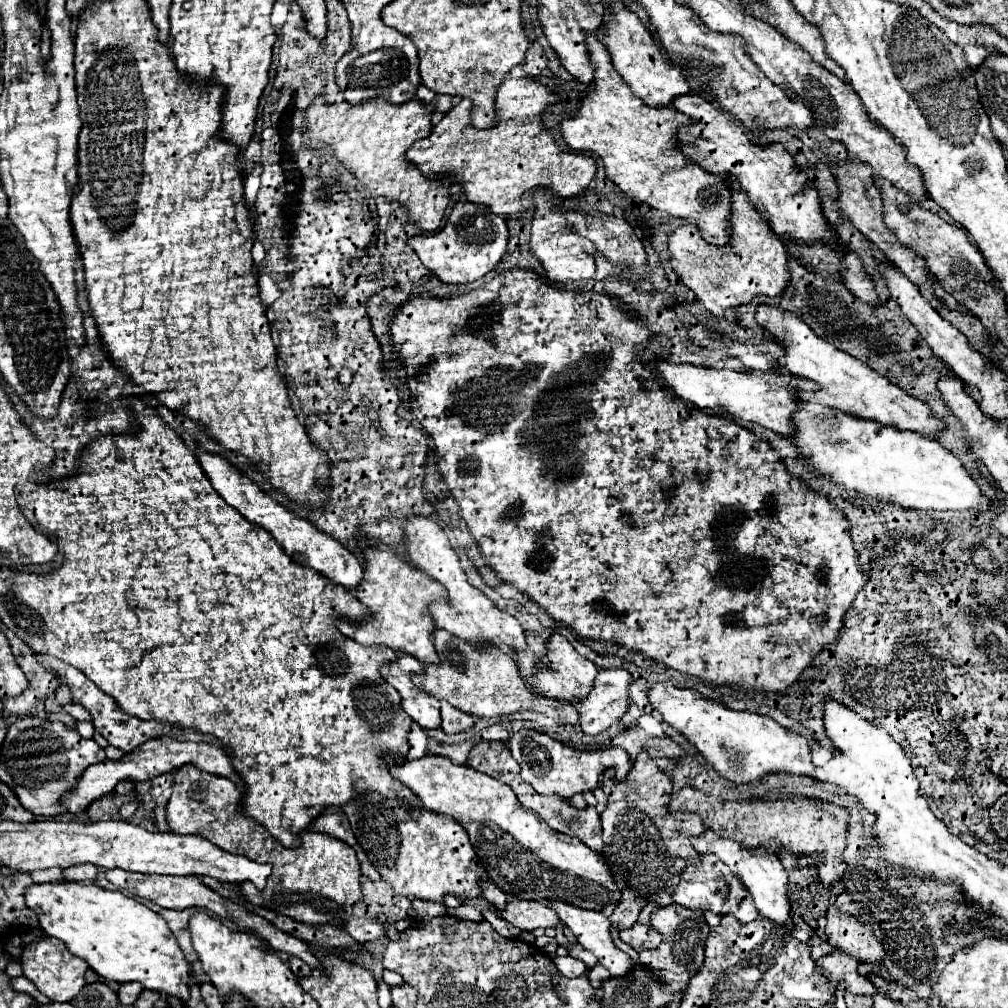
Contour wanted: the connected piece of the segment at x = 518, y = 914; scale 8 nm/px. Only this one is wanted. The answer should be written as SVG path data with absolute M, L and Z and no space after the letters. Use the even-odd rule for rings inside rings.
M512 899L500 913L502 919L512 923L514 927L522 931L532 931L538 927L556 927L558 915L548 905L542 905L538 901L524 901L524 899Z

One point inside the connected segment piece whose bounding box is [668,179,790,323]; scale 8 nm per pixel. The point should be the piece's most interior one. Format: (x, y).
(723, 279)

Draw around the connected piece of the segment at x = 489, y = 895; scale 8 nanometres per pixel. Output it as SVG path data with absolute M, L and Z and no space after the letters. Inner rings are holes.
M486 881L486 883L482 883L482 897L492 905L496 905L496 907L502 907L502 905L506 905L506 895L504 895L504 891L496 885L496 883L492 883L492 881Z

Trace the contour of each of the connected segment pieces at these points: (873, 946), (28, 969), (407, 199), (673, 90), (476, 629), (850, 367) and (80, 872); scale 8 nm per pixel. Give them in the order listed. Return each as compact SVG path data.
M834 905L828 907L826 919L828 919L826 935L836 949L846 951L858 961L880 963L884 959L884 945L876 939L870 925L862 923L854 915L842 913Z
M40 937L32 941L28 947L22 951L22 969L24 977L30 979L40 993L50 997L52 1001L72 1001L84 987L84 973L88 969L88 963L82 961L80 957L72 955L68 947L54 937Z
M418 99L410 103L394 105L386 101L366 101L358 105L338 103L328 105L322 115L308 111L308 131L304 141L314 149L328 145L336 157L358 177L370 195L384 195L390 201L398 201L410 209L410 219L424 231L436 231L442 223L444 211L450 203L450 177L428 179L418 167L406 159L406 151L418 139L424 139L432 131L434 105L426 105Z
M616 5L616 15L606 9L604 25L596 35L610 51L612 63L616 71L624 77L636 97L640 97L650 107L670 107L678 95L692 93L688 85L688 73L682 73L682 67L666 61L662 57L660 47L656 45L652 31L636 17L636 13L628 11L622 5Z
M410 515L404 527L404 537L406 537L406 549L410 561L426 571L430 577L440 581L446 591L448 591L448 603L430 603L430 615L434 623L470 643L476 641L486 641L492 645L498 645L502 651L514 655L514 649L524 649L526 639L522 633L520 623L508 615L506 611L500 611L482 591L472 587L466 579L466 573L460 567L458 555L452 549L446 533L440 529L440 525L432 519L426 519L422 515Z
M760 305L756 311L756 321L786 345L784 349L788 355L786 359L780 359L780 365L792 371L794 375L812 379L822 387L816 393L802 391L804 401L814 401L814 403L832 407L836 411L842 411L846 415L854 415L858 419L876 421L880 425L892 425L892 427L900 427L902 431L914 431L914 433L920 433L922 437L936 437L946 429L946 425L936 415L932 415L930 407L924 401L892 385L886 377L878 375L866 363L854 359L852 355L846 355L844 351L838 351L832 343L816 337L806 323L802 323L800 319L794 319L794 313L782 311L778 307Z
M86 863L86 865L68 867L62 873L64 873L64 879L70 879L70 881L94 881L98 877L98 867Z

